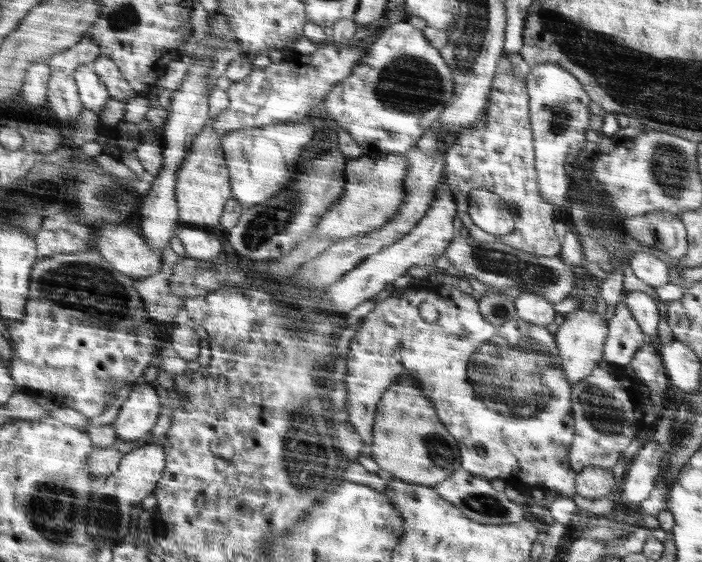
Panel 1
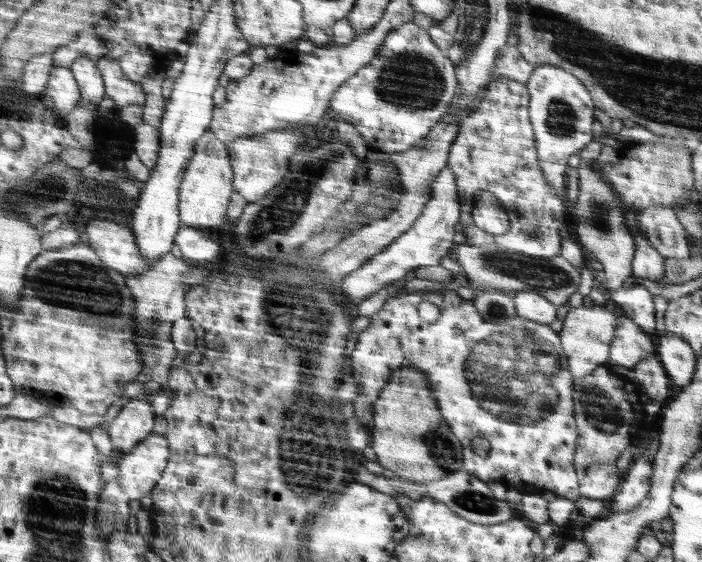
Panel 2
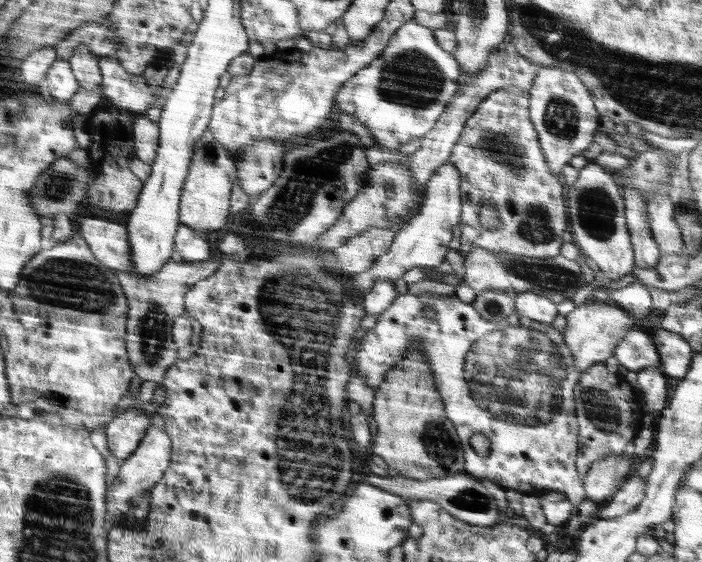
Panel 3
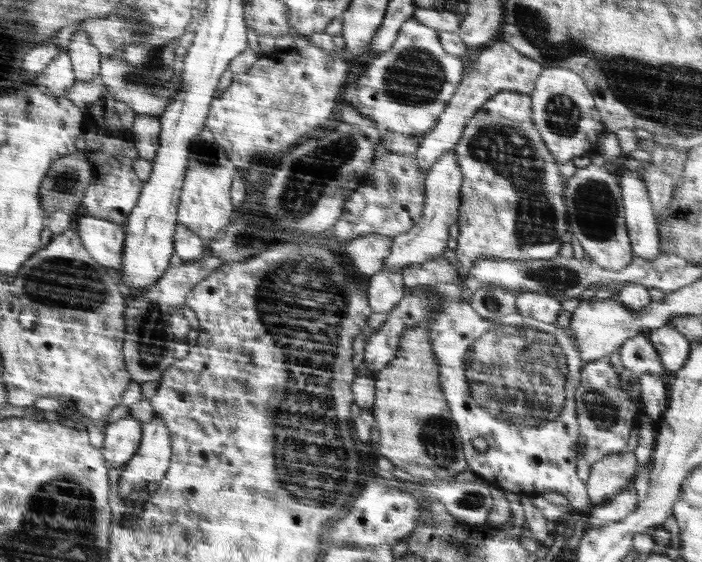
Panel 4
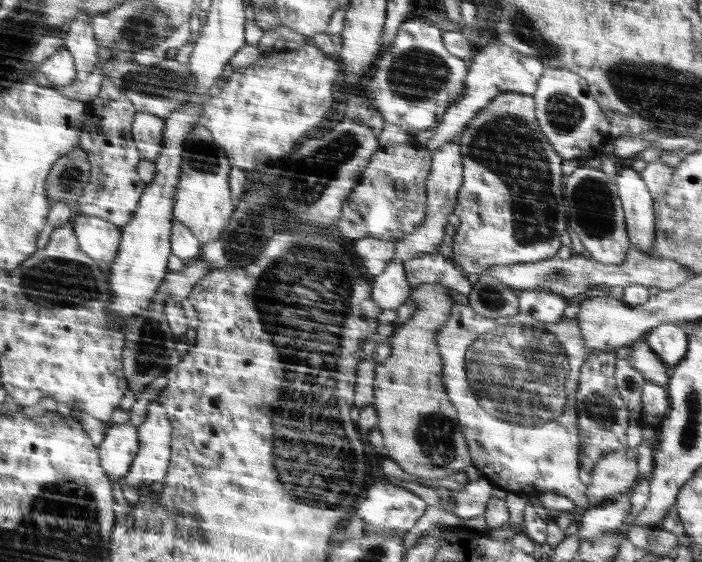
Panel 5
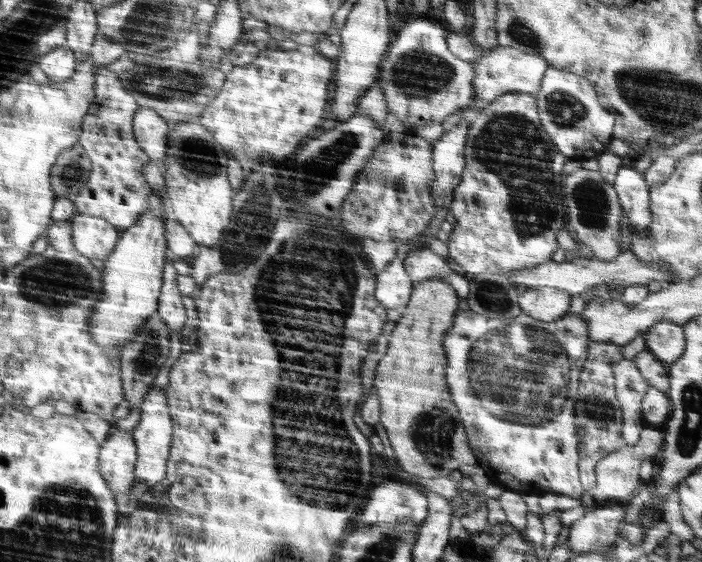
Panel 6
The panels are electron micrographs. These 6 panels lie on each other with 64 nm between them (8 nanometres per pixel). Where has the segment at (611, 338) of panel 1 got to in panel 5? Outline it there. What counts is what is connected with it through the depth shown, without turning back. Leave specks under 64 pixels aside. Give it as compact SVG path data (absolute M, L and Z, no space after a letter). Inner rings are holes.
M644 337L628 346L632 346L632 351L626 358L626 362L632 366L632 369L642 375L645 380L651 380L666 387L669 384L668 374L666 374L668 366L658 358Z

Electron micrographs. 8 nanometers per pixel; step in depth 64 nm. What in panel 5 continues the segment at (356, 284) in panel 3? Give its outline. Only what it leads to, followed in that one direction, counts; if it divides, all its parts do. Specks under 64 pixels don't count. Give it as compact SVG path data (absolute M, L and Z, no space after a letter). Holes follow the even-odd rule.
M461 135L452 139L452 144L444 144L431 159L431 174L427 179L427 216L424 217L424 224L416 229L404 239L398 239L395 243L393 259L406 262L415 256L426 253L438 252L438 246L442 242L445 233L445 227L449 223L448 217L453 213L457 203L459 188L463 183L463 156L460 156Z

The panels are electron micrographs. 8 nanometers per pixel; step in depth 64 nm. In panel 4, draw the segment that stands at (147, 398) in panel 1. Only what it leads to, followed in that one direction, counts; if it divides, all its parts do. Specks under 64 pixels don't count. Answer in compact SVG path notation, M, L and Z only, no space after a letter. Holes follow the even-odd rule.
M127 412L126 418L107 423L107 439L102 452L107 457L109 468L121 473L125 470L143 443L144 425Z

